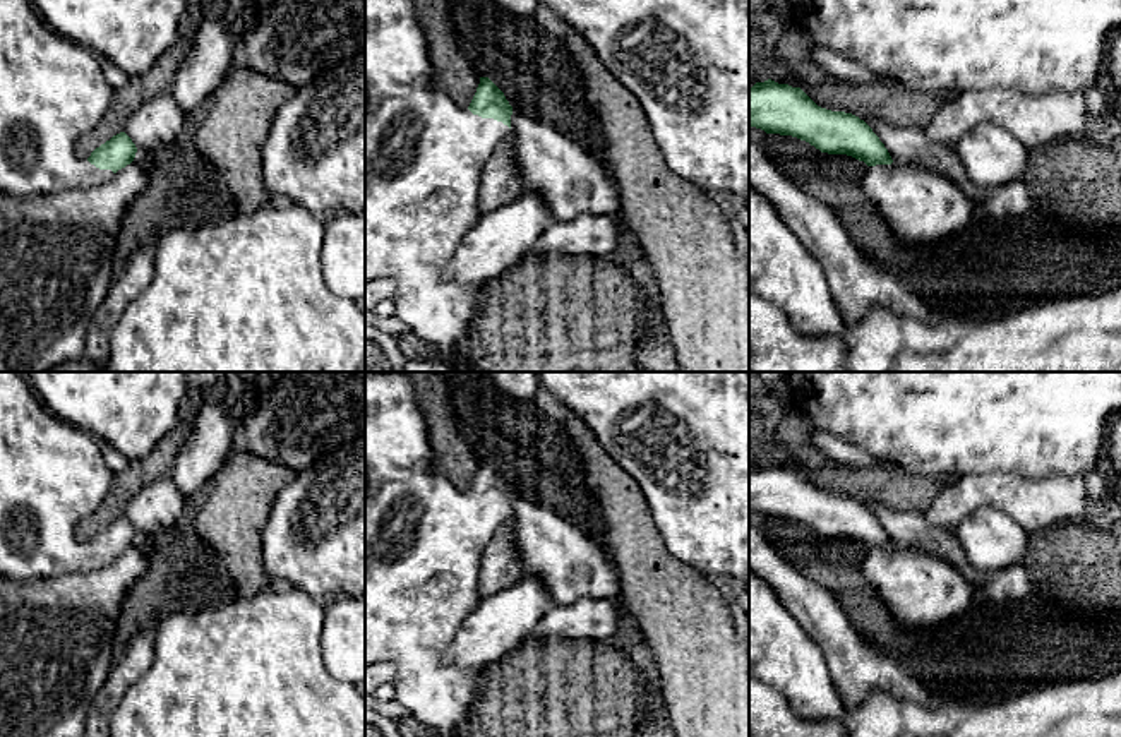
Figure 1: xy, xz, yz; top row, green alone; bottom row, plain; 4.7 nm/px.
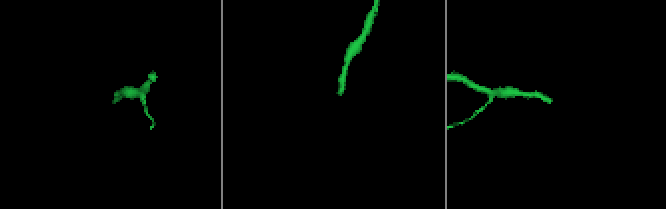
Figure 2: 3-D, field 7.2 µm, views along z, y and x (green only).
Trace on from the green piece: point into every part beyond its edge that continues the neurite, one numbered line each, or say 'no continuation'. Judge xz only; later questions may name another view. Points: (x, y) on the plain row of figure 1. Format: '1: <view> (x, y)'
1: xz (424, 539)

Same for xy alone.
1: xy (53, 477)

